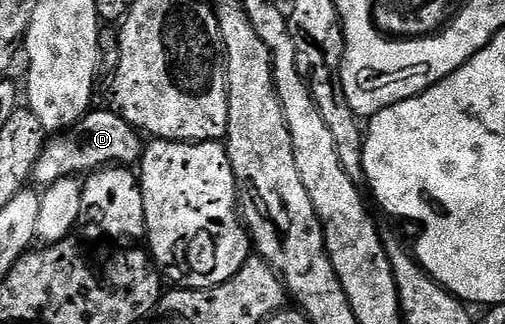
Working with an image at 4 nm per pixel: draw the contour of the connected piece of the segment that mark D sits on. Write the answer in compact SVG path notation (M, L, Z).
M114 110L108 112L88 111L83 119L66 129L65 134L55 134L44 143L35 163L34 183L46 186L65 176L78 177L79 172L90 174L108 166L135 166L140 163L145 147L144 137L125 118Z

